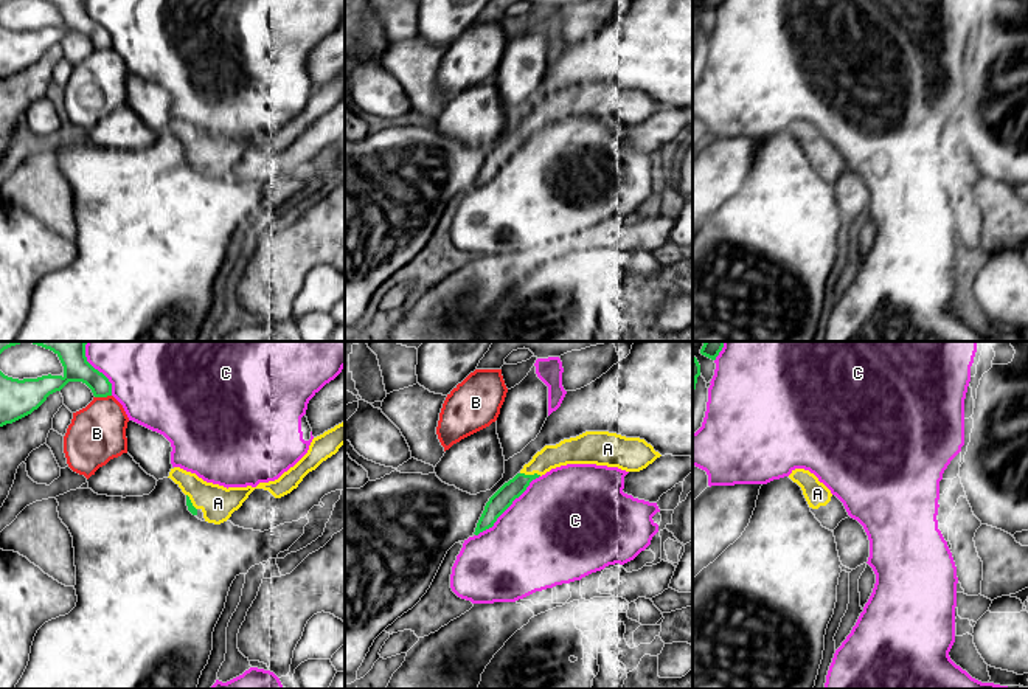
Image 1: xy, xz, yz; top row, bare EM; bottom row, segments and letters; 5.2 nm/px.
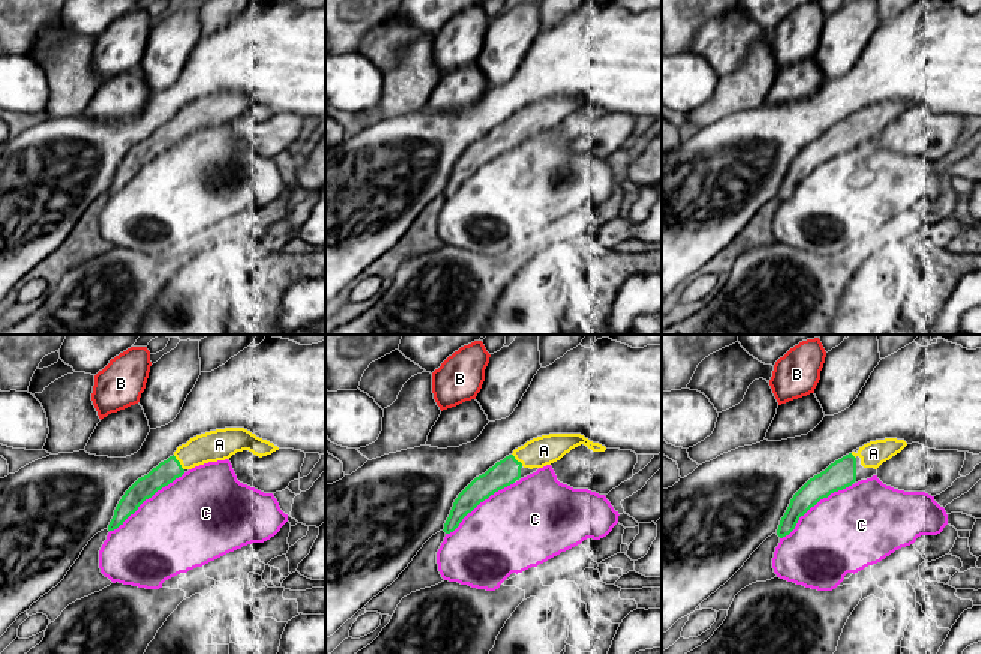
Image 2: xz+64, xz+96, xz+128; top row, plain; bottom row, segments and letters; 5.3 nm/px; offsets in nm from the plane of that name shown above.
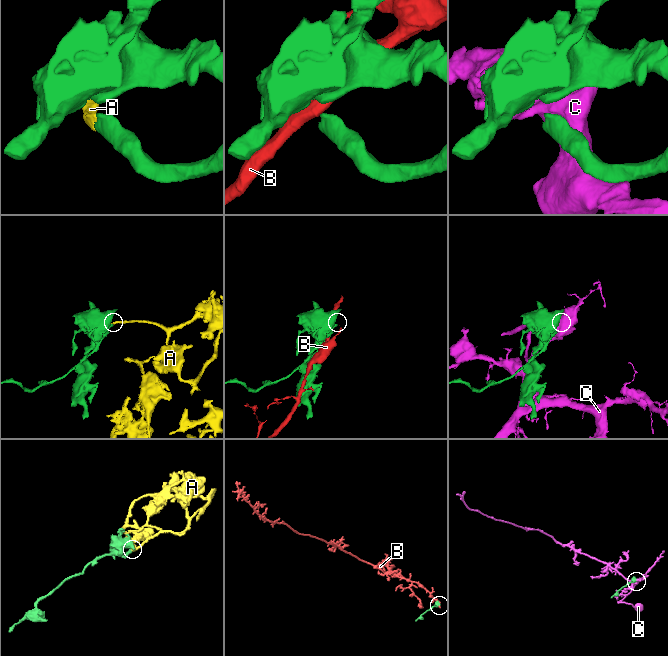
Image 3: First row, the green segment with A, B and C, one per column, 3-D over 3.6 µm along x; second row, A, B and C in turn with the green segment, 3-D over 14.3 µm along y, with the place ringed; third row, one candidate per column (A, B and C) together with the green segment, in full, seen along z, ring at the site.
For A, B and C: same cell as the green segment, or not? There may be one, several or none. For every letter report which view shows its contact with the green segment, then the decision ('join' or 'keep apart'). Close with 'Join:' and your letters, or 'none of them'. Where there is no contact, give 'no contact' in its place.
A: contact in xz; join
B: contact in xy; keep apart
C: contact in xz; keep apart
Join: A

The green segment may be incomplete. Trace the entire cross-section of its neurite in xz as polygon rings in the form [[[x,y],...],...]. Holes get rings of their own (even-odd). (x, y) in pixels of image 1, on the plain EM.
[[[585,84],[556,98],[545,98],[489,151],[474,186],[478,188],[492,180],[512,154],[526,143],[530,135],[551,121],[567,116],[596,116],[640,124],[660,109],[644,92],[609,84]]]

